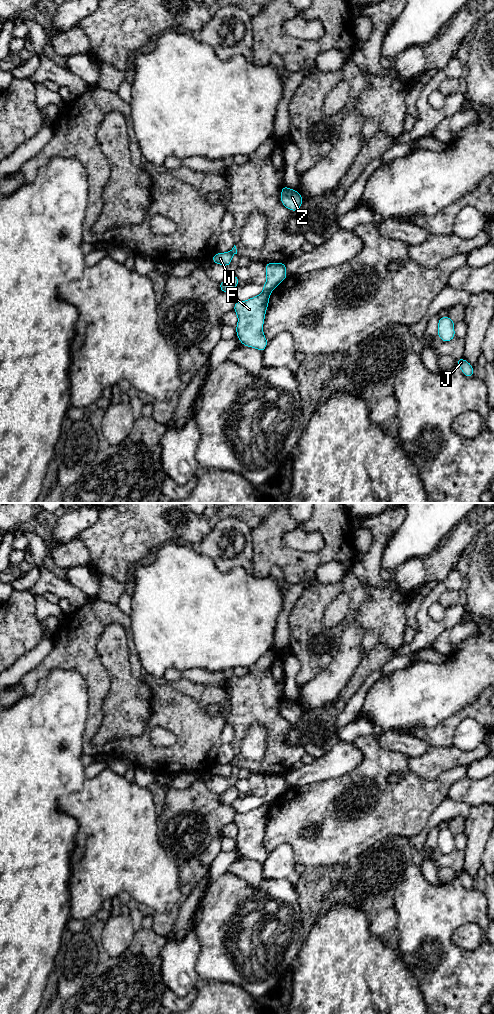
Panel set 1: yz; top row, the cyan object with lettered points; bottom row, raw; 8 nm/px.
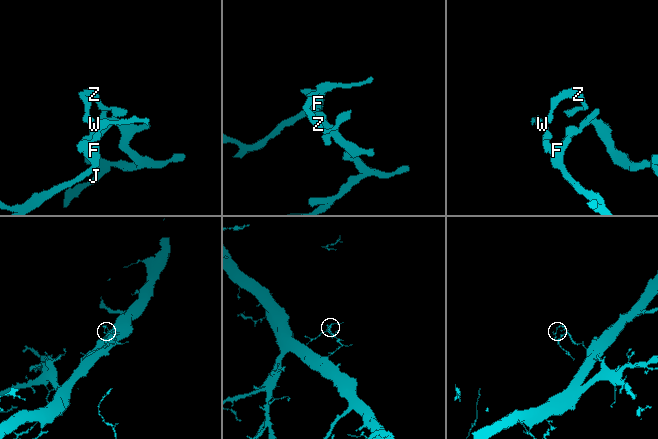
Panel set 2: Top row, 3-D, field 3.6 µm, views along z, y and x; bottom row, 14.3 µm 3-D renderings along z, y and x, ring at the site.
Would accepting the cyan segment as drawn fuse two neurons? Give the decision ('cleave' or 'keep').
cleave

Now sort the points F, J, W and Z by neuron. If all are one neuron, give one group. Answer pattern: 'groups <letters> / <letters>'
groups F W Z / J

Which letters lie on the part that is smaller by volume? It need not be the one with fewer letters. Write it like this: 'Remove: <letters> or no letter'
Remove: F, W, Z

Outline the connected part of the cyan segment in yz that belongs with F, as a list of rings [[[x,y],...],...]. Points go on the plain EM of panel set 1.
[[[264,802],[258,808],[246,813],[237,813],[233,822],[238,828],[237,849],[244,858],[263,864],[268,852],[263,846],[263,835],[271,803]]]

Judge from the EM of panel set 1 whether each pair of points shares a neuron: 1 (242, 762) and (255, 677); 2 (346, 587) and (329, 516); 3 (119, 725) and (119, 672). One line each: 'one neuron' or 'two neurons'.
1: one neuron
2: two neurons
3: one neuron

